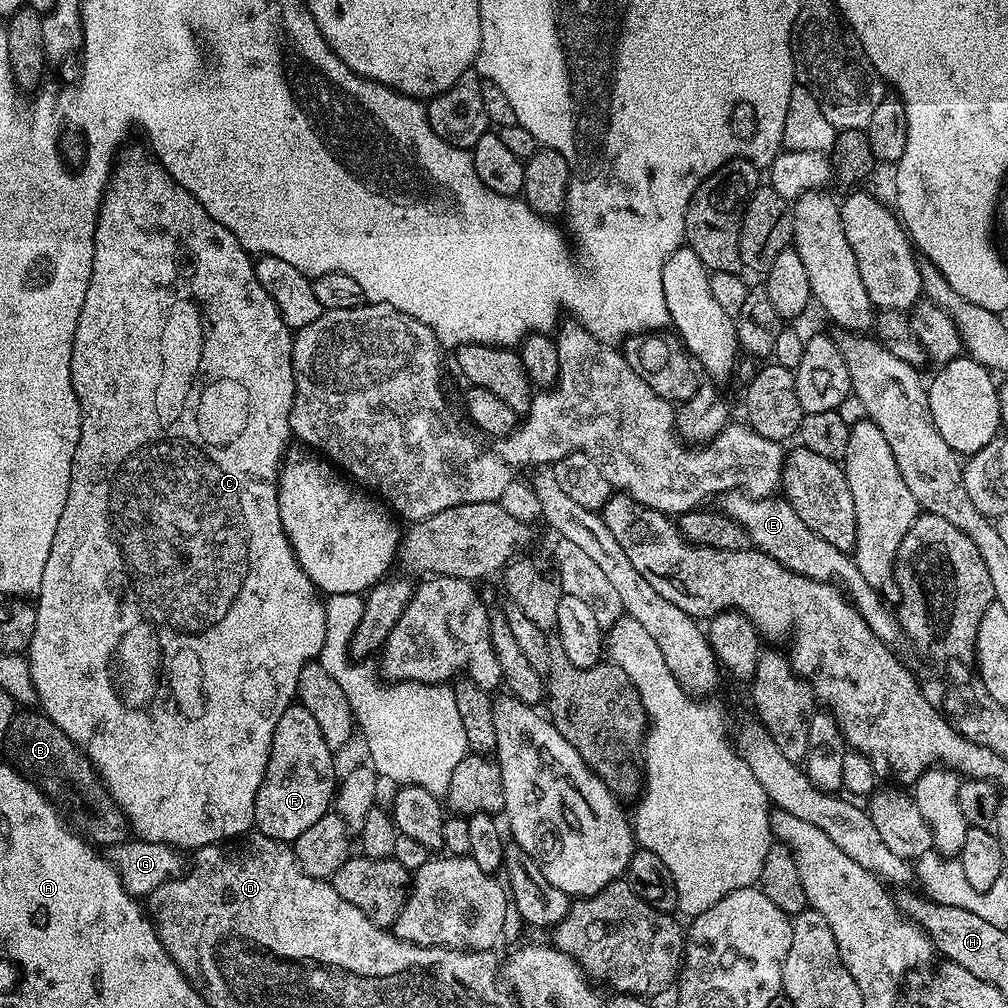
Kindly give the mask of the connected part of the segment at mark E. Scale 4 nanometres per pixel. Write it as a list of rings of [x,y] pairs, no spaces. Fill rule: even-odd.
[[[737,490],[725,493],[720,503],[721,511],[746,529],[749,541],[757,551],[773,557],[784,568],[794,573],[839,586],[880,641],[889,646],[896,646],[896,643],[903,641],[900,621],[890,608],[886,608],[887,603],[880,593],[874,591],[866,578],[859,573],[855,561],[847,553],[826,542],[824,538],[813,534],[787,500],[780,496],[752,497]]]

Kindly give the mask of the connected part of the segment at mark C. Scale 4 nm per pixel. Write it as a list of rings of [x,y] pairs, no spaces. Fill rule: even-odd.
[[[147,151],[144,152],[128,152],[125,156],[123,153],[115,161],[108,187],[104,189],[104,199],[100,201],[100,212],[96,216],[92,273],[86,290],[86,302],[82,302],[82,314],[78,314],[78,330],[74,330],[74,346],[70,354],[70,378],[76,397],[80,399],[78,446],[74,450],[66,506],[62,506],[62,518],[58,518],[58,530],[54,530],[54,546],[50,546],[50,558],[46,558],[46,571],[42,574],[40,594],[34,600],[34,638],[30,638],[26,659],[30,666],[30,676],[34,678],[39,711],[50,717],[58,726],[58,730],[62,730],[62,734],[72,739],[81,753],[95,766],[96,773],[108,787],[114,802],[126,814],[129,829],[141,840],[171,844],[177,850],[195,850],[208,844],[243,837],[255,825],[254,802],[258,798],[258,790],[266,774],[274,726],[278,726],[278,718],[282,718],[282,714],[286,714],[286,710],[296,700],[296,687],[302,670],[320,655],[322,642],[326,640],[326,610],[321,593],[302,570],[296,551],[290,546],[288,536],[284,532],[282,518],[278,514],[278,473],[284,454],[290,447],[292,427],[288,419],[296,393],[292,369],[293,329],[286,326],[284,316],[278,310],[274,298],[270,298],[270,294],[262,290],[262,282],[258,282],[253,257],[241,246],[238,238],[234,238],[234,234],[230,234],[226,226],[214,222],[214,218],[206,214],[204,207],[181,184],[174,182],[172,175],[160,165],[159,160]]]

